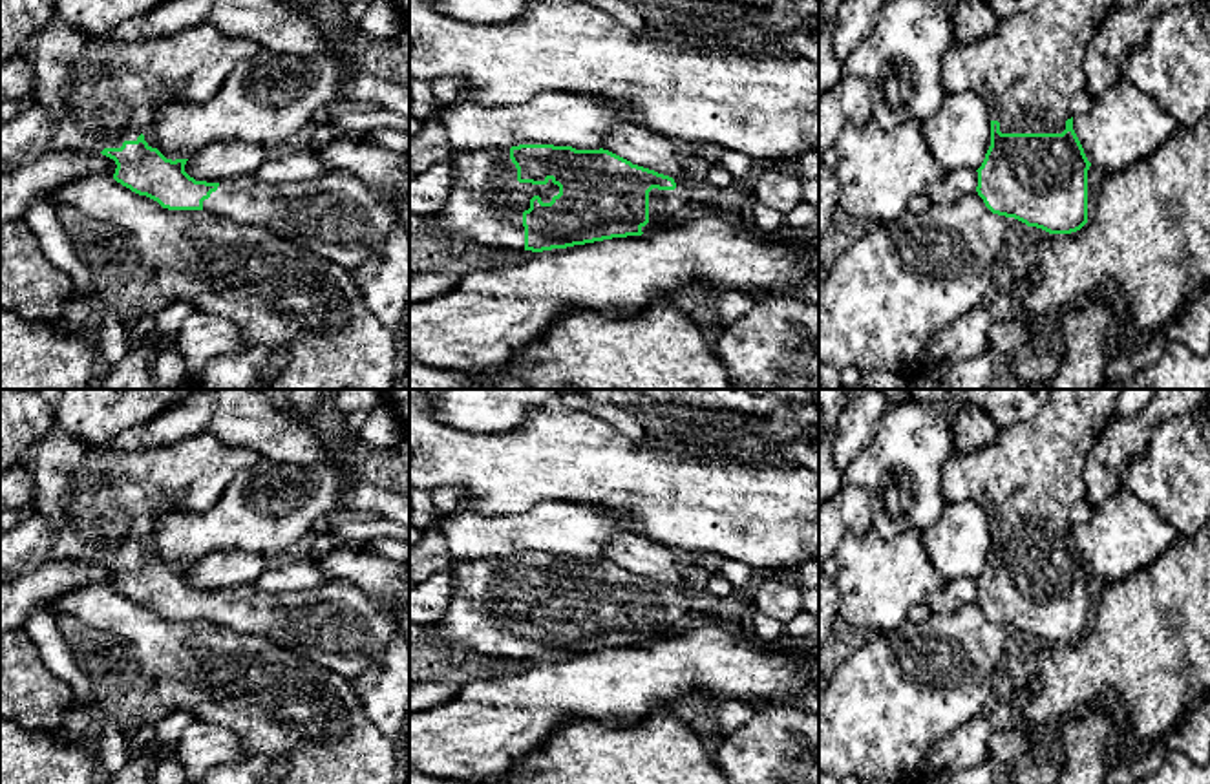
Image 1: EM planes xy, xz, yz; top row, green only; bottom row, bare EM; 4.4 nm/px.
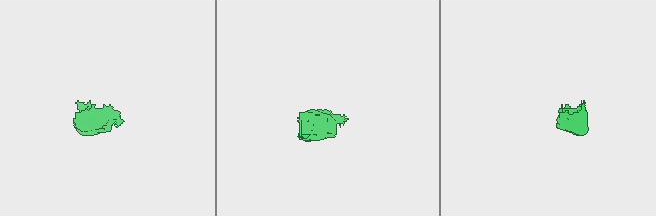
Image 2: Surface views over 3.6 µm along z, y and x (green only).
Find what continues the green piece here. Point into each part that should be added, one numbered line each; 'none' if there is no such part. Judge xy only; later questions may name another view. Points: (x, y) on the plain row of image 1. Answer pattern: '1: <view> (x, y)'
1: xy (99, 503)
2: xy (337, 625)

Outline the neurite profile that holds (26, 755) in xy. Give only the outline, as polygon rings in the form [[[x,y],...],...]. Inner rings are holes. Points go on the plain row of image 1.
[[[0,720],[0,784],[93,784],[95,735],[66,742],[60,735]]]

